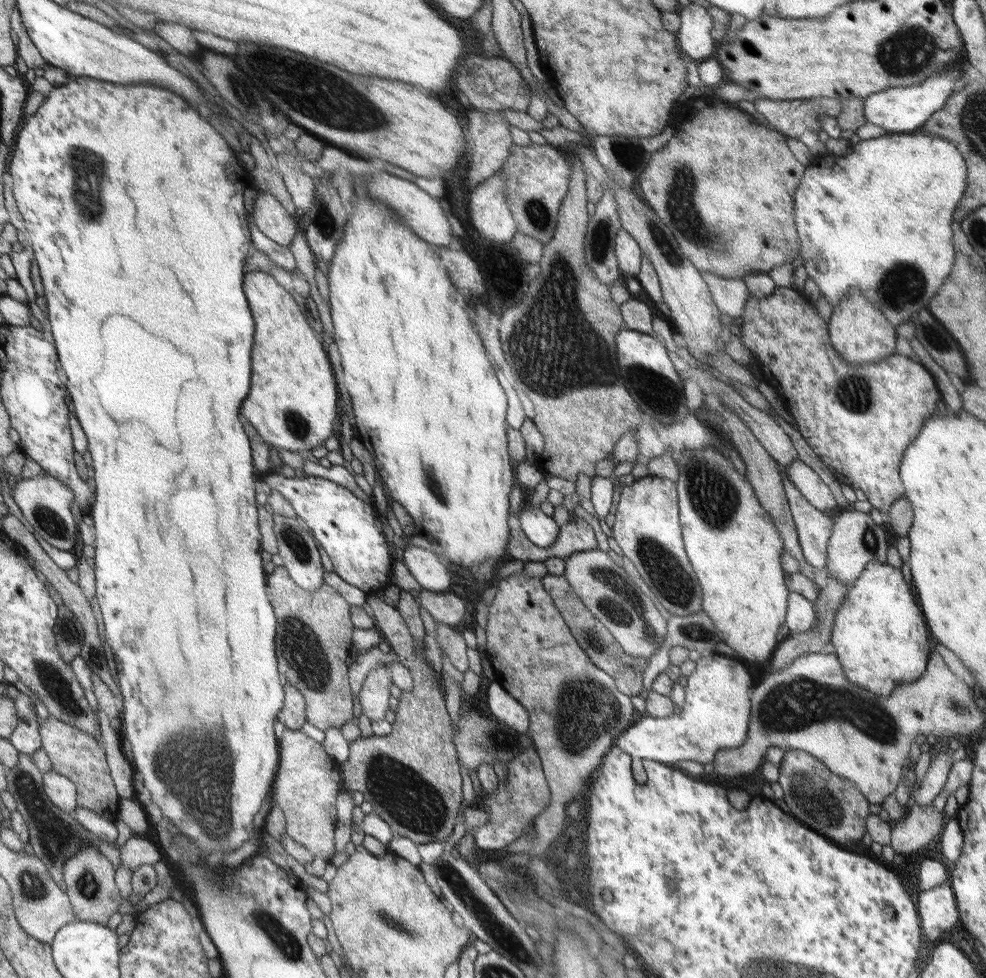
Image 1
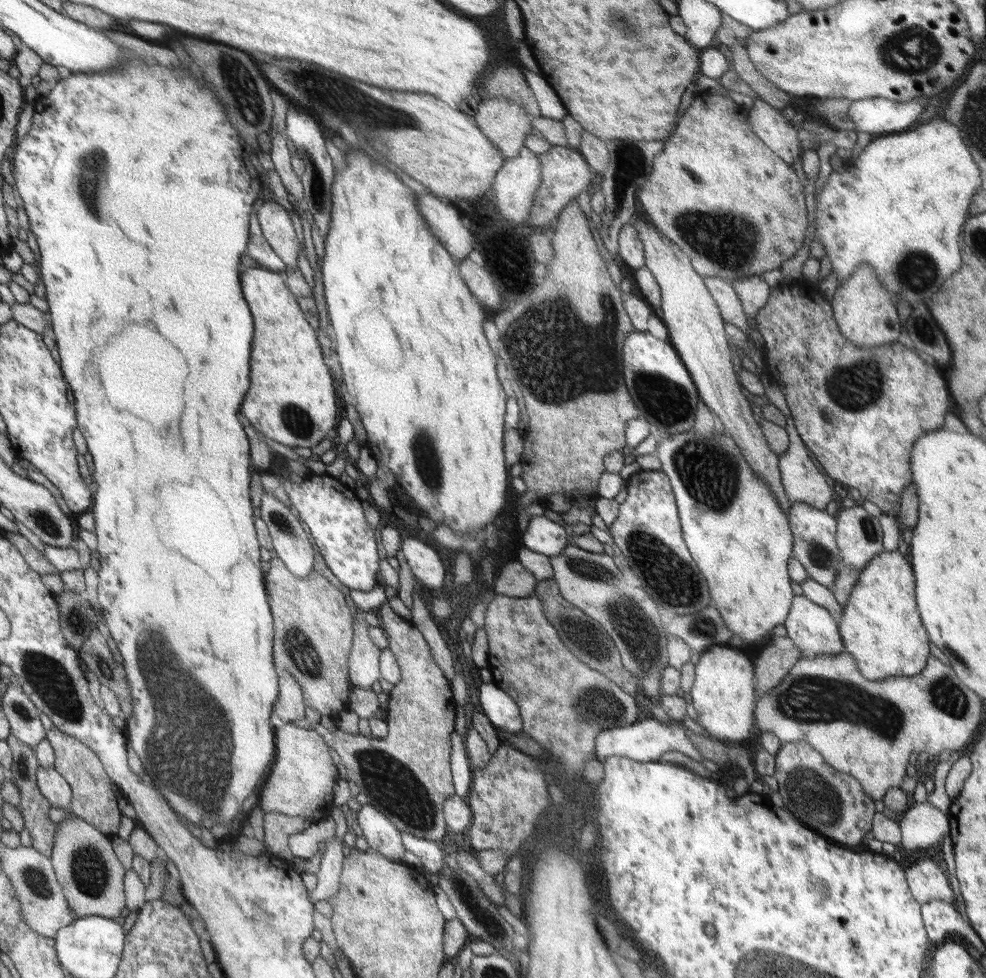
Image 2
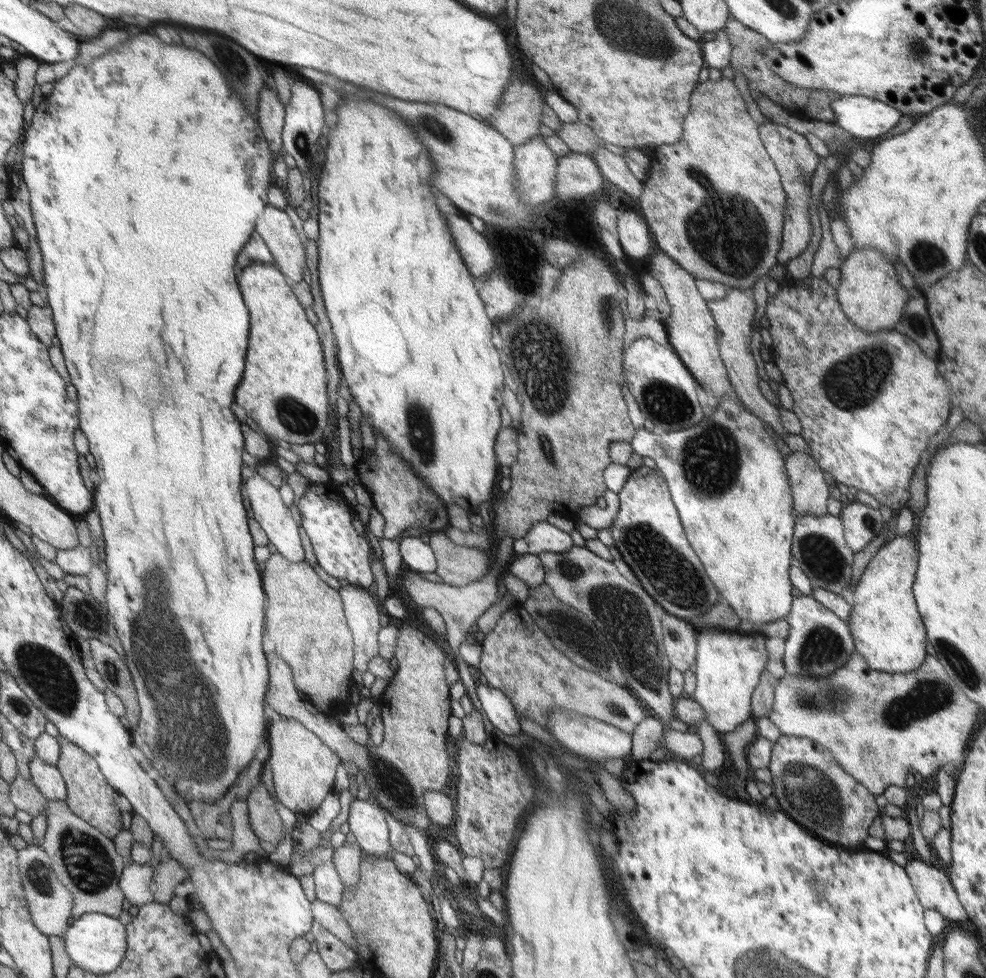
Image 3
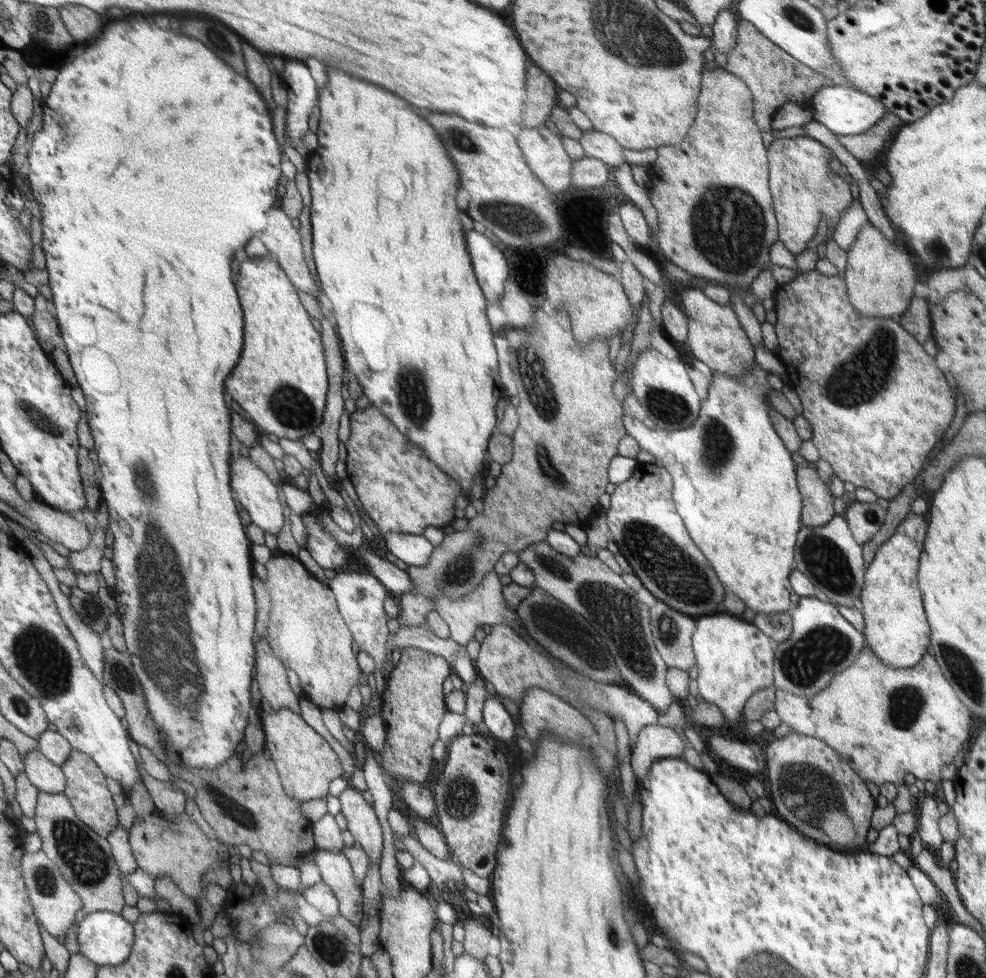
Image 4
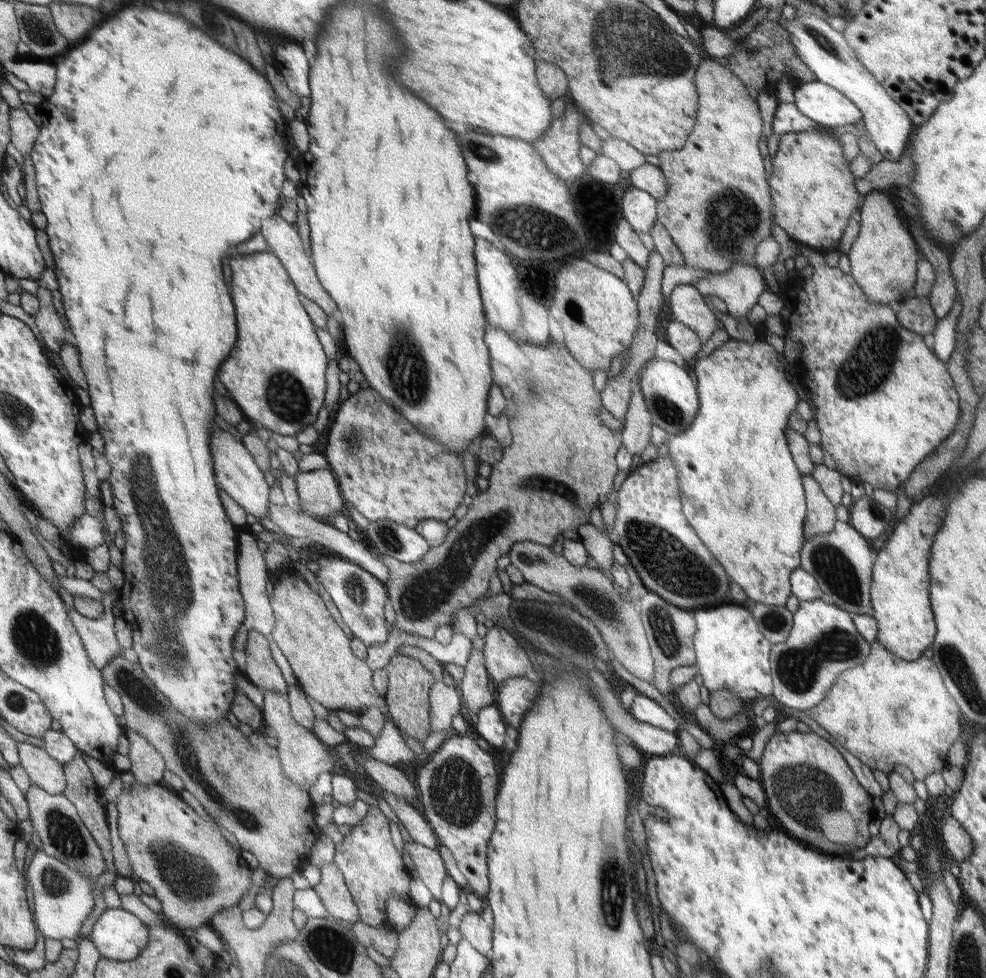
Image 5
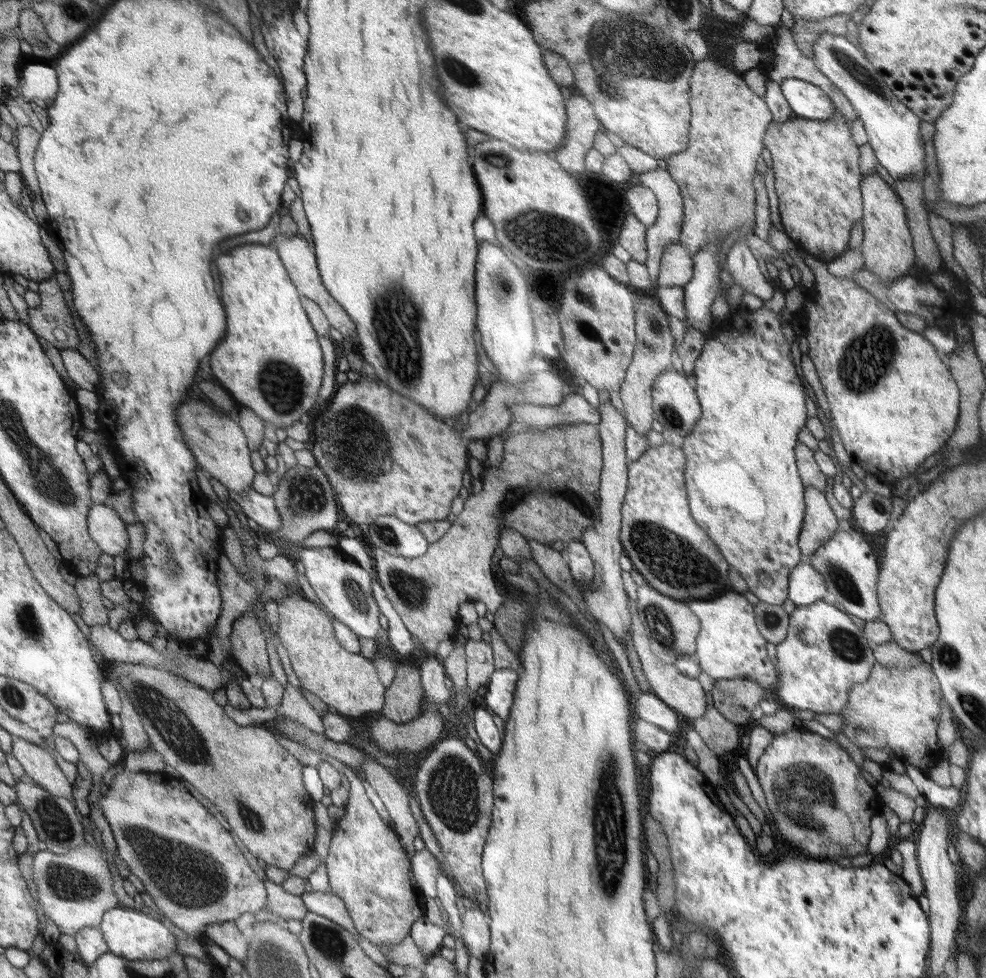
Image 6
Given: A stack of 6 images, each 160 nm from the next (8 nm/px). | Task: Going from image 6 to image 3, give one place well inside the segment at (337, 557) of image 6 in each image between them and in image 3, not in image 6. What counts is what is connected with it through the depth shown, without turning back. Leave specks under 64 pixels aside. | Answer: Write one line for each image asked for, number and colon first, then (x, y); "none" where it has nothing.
3: (361, 615)
4: (359, 597)
5: (358, 596)

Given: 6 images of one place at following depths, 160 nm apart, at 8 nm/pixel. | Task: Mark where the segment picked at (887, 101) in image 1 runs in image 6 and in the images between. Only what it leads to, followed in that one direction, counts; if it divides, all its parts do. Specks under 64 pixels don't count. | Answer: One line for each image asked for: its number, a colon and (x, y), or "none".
2: (875, 115)
3: (863, 118)
4: (845, 111)
5: (830, 109)
6: (807, 102)

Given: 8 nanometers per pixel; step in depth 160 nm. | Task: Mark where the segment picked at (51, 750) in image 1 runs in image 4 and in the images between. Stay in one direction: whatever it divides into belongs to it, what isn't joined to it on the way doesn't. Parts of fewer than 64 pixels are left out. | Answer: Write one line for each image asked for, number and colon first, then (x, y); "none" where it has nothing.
2: (94, 799)
3: (90, 796)
4: (88, 790)

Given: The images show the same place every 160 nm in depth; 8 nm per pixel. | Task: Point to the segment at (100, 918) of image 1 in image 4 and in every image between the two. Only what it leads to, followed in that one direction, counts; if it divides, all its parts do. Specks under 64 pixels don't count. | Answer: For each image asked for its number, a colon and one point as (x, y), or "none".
2: (93, 877)
3: (88, 863)
4: (86, 859)

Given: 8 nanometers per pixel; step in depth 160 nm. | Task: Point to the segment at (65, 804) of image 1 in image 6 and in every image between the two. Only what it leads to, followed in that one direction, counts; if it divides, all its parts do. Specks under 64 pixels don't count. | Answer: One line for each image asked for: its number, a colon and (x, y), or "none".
2: (52, 783)
3: (49, 779)
4: (47, 777)
5: (48, 773)
6: (39, 763)

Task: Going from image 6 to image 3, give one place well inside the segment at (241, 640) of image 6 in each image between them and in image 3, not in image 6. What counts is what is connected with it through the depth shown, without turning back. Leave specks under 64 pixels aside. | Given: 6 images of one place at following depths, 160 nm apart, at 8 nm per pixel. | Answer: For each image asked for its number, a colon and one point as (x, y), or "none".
3: (414, 709)
4: (269, 673)
5: (260, 670)

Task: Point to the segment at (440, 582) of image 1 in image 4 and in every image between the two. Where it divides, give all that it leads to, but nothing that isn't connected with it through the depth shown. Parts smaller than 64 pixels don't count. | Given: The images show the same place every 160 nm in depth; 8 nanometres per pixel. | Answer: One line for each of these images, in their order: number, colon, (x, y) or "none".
2: (424, 563)
3: (416, 556)
4: (413, 550)

